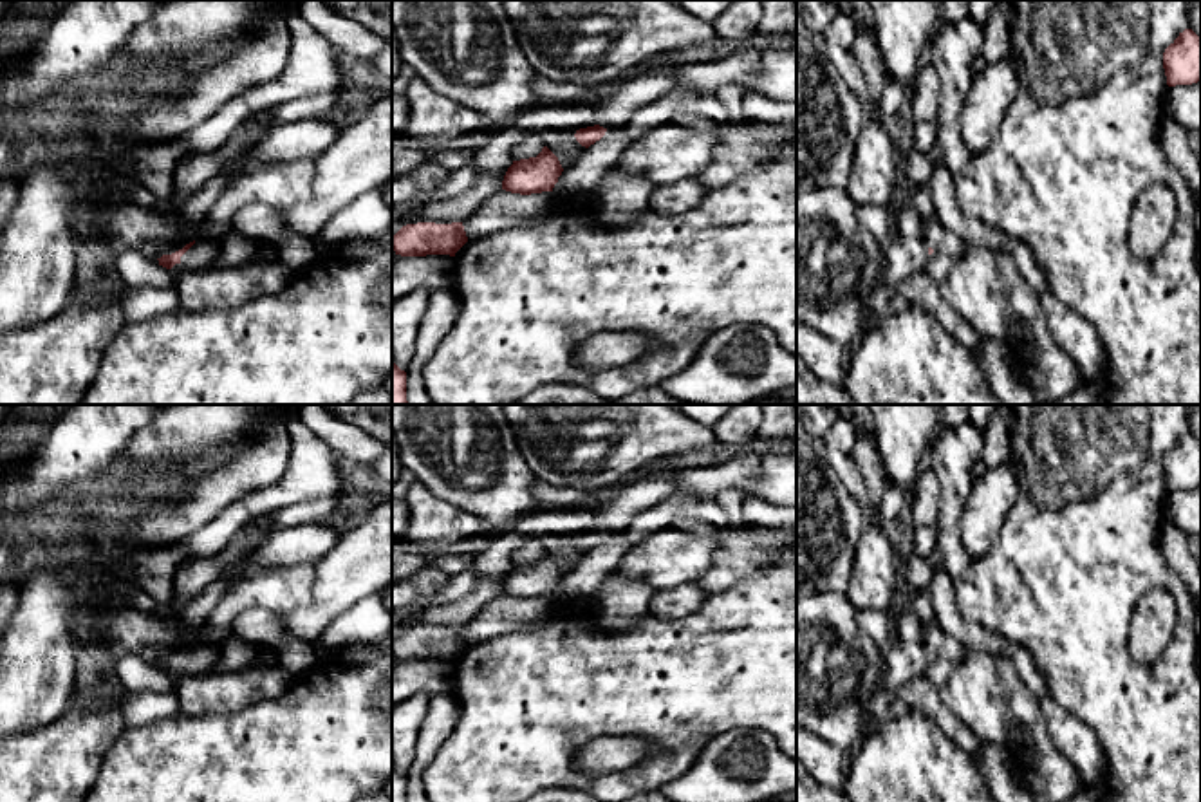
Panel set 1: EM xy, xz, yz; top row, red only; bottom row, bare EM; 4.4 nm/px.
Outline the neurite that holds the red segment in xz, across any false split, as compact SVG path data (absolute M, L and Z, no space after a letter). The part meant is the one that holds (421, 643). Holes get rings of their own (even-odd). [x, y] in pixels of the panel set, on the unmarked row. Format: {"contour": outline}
{"contour": "M417 627L403 630L392 641L392 654L401 661L450 659L468 647L462 627Z"}

